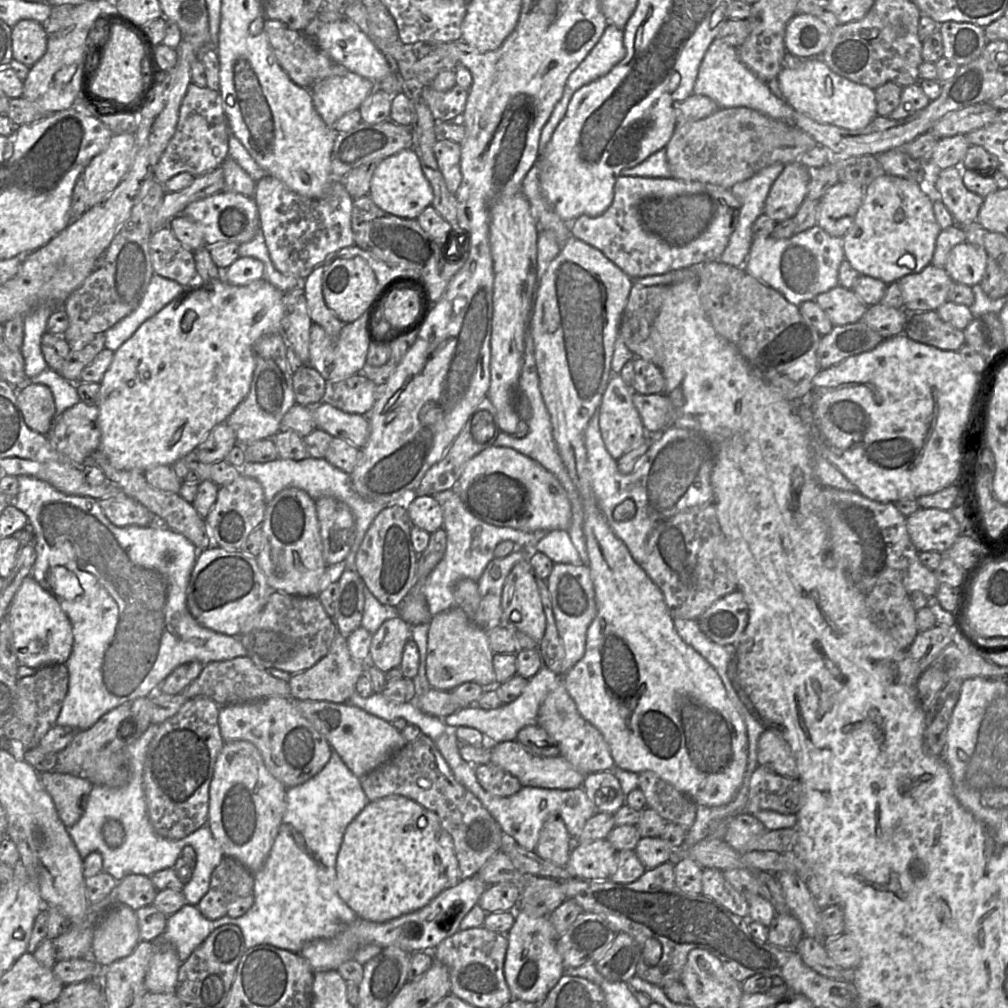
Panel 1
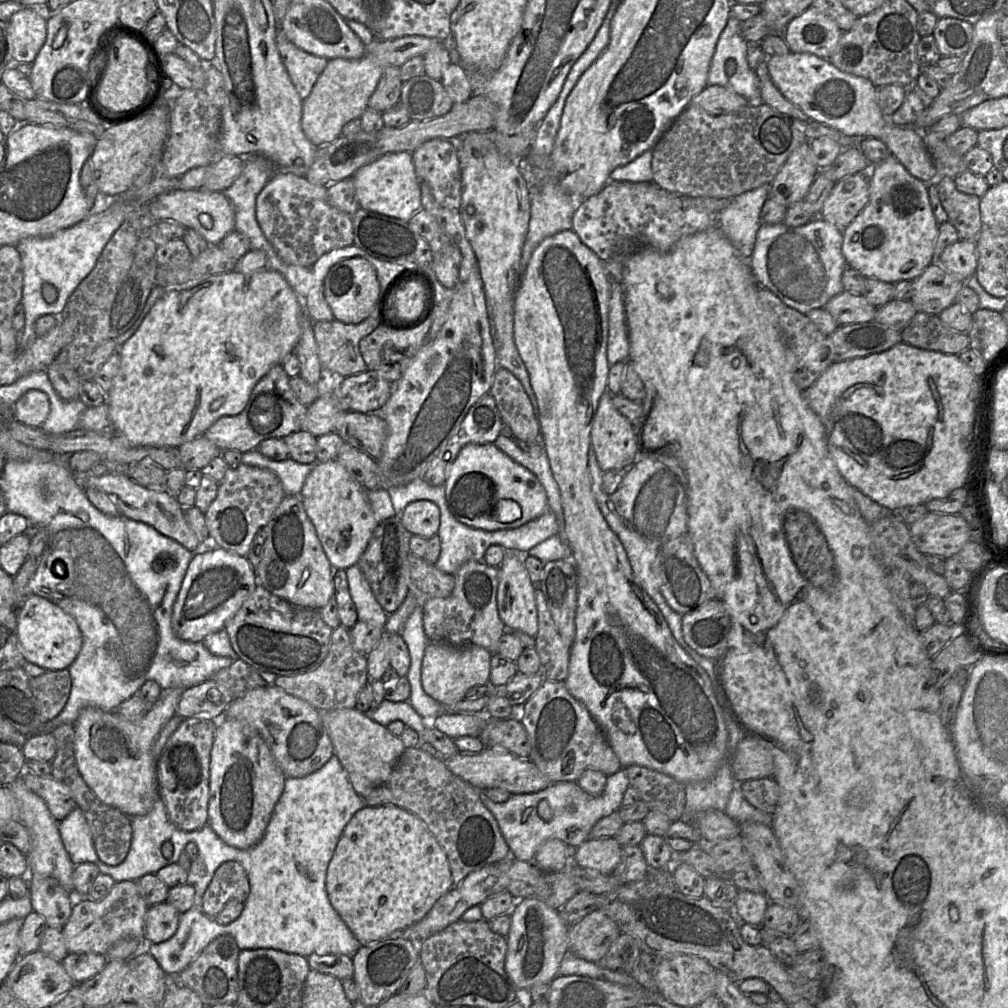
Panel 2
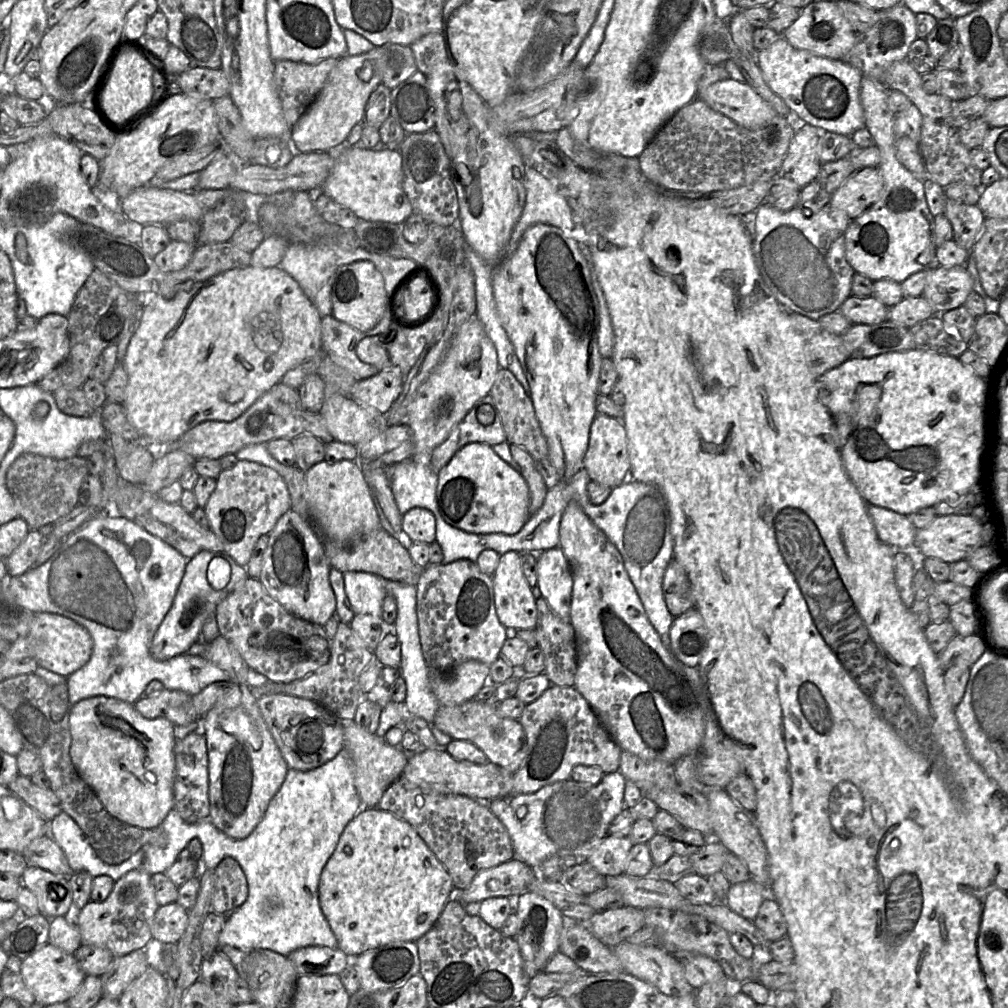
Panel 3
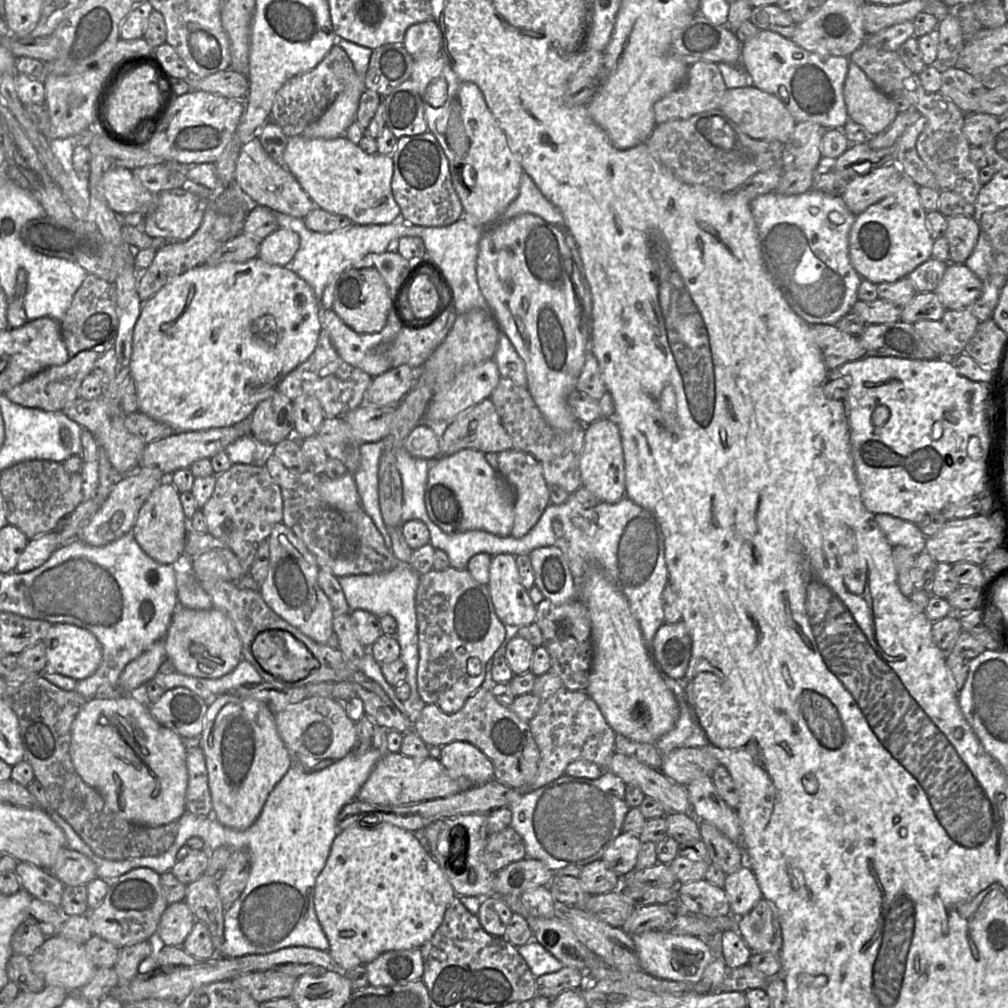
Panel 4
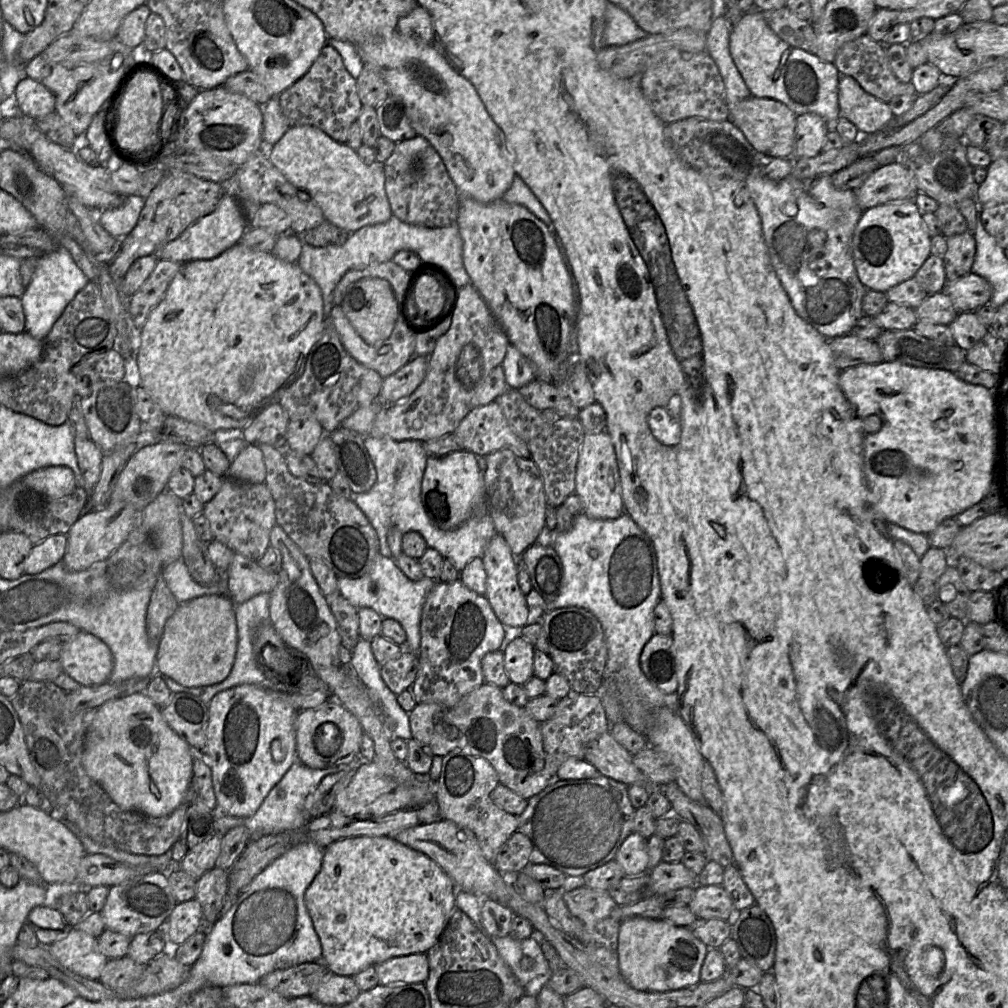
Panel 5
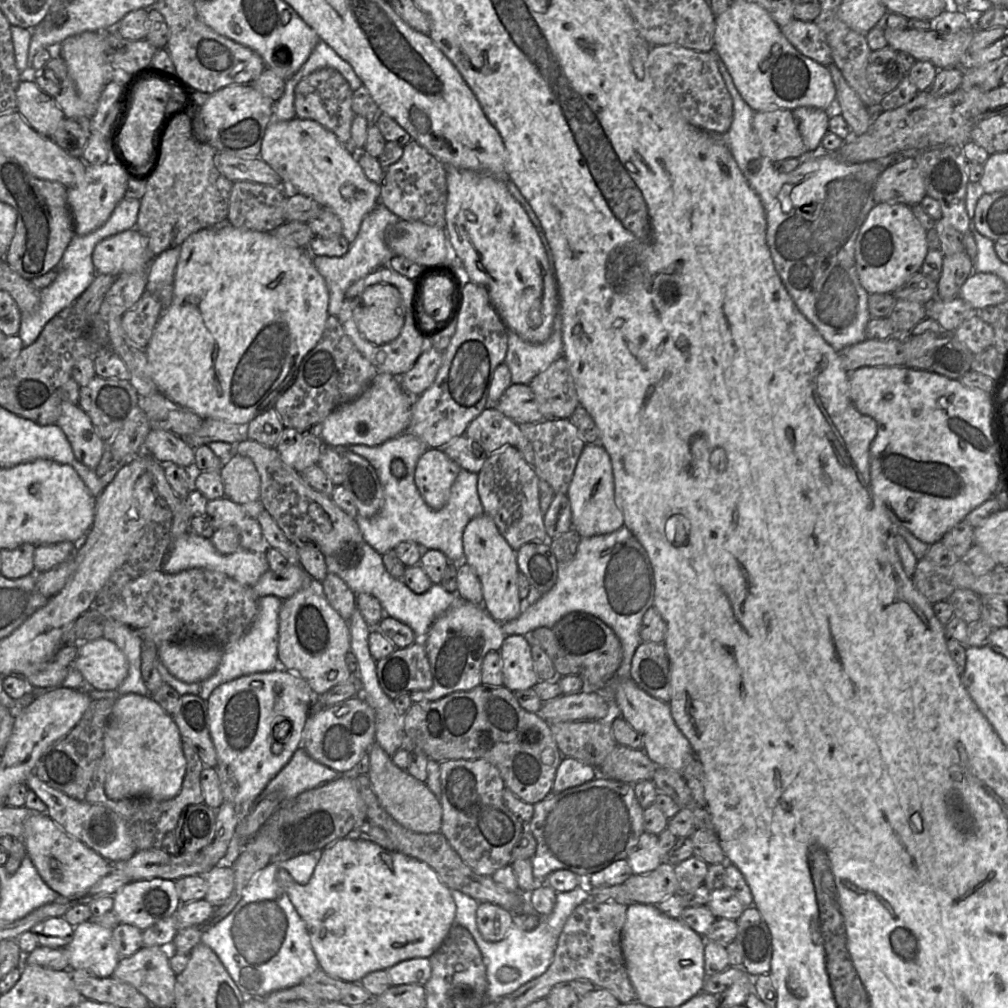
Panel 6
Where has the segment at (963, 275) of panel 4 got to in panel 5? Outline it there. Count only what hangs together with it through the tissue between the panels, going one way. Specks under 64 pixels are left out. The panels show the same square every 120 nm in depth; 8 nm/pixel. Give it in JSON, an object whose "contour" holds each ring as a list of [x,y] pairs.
{"contour":[[[972,272],[947,282],[944,291],[958,313],[974,312],[988,304],[992,297],[991,284]]]}

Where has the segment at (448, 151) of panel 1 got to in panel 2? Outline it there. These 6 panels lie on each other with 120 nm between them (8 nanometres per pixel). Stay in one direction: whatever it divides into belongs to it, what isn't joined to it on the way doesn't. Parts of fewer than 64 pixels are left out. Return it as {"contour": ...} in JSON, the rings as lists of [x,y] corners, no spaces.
{"contour":[[[433,139],[413,153],[415,171],[420,182],[426,182],[435,200],[443,207],[458,210],[462,183],[458,152],[453,141]]]}

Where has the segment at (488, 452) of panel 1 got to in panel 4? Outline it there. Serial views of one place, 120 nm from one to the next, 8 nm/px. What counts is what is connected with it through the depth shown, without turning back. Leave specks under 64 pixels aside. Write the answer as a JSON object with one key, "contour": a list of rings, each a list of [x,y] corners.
{"contour":[[[464,449],[431,461],[425,491],[430,519],[447,534],[482,530],[497,536],[511,535],[515,493],[512,486],[486,461],[485,454]]]}

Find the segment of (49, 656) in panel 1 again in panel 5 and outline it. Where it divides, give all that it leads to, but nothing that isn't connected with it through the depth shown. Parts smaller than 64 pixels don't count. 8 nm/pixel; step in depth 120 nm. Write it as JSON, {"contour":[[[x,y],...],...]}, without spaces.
{"contour":[[[86,631],[64,643],[58,659],[65,674],[82,687],[91,687],[109,681],[114,659],[109,647]]]}

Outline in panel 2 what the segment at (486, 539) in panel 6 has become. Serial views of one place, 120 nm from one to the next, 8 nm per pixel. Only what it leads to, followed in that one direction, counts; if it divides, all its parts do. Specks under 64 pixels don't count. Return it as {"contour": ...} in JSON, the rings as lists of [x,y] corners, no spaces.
{"contour":[[[507,554],[499,566],[497,606],[505,625],[535,637],[538,632],[538,614],[535,584],[516,556]]]}

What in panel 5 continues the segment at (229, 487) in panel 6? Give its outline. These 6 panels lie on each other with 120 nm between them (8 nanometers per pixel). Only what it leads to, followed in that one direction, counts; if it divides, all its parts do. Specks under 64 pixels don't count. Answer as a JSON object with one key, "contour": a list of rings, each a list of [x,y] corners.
{"contour":[[[247,444],[230,463],[226,477],[253,484],[265,481],[266,469],[263,454],[257,445]]]}

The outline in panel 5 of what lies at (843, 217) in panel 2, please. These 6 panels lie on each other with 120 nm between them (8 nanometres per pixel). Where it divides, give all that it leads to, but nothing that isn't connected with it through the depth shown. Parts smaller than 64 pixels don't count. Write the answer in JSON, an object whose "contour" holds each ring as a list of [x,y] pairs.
{"contour":[[[898,162],[879,167],[853,191],[864,211],[889,202],[914,199],[918,193],[913,173]]]}

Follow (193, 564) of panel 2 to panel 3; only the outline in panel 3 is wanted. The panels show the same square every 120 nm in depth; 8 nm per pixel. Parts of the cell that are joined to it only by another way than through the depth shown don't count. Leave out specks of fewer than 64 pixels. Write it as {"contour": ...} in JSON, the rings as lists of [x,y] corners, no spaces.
{"contour":[[[204,550],[188,559],[173,604],[151,642],[151,656],[164,661],[188,653],[190,647],[200,641],[203,625],[215,614],[217,605],[236,590],[247,577],[249,576],[246,567],[237,564],[225,552]]]}

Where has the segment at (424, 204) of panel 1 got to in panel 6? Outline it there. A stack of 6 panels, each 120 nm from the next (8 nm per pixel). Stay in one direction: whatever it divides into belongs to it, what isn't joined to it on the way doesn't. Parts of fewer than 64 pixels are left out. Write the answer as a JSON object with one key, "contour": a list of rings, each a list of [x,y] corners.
{"contour":[[[273,120],[265,129],[260,159],[281,177],[286,194],[303,194],[336,214],[349,244],[355,240],[364,216],[380,203],[380,185],[365,176],[357,155],[349,153],[333,132],[314,120]]]}

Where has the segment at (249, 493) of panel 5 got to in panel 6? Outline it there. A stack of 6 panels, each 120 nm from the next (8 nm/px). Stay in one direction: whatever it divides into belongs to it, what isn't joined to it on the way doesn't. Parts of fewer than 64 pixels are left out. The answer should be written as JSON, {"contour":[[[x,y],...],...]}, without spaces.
{"contour":[[[224,496],[220,499],[208,501],[206,507],[206,516],[209,518],[209,521],[215,530],[227,526],[235,527],[239,532],[239,548],[252,552],[266,552],[268,546],[264,539],[258,520],[260,513],[264,509],[265,508],[260,500],[246,504],[237,504]]]}

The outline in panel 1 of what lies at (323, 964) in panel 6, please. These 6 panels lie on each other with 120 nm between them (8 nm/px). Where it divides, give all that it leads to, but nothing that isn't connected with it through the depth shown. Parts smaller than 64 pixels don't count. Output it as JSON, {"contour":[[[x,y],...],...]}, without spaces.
{"contour":[[[393,795],[369,802],[347,826],[336,859],[336,887],[340,898],[351,908],[358,918],[375,923],[384,923],[402,915],[415,912],[430,903],[441,892],[452,888],[460,881],[458,860],[451,835],[442,827],[439,816],[419,803],[404,796]]]}

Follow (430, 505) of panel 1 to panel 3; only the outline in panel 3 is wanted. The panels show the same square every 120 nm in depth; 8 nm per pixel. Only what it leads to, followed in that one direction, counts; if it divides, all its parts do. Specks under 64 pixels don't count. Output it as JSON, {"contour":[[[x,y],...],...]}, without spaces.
{"contour":[[[414,507],[403,515],[402,531],[413,543],[432,544],[436,540],[436,518],[429,510]]]}

